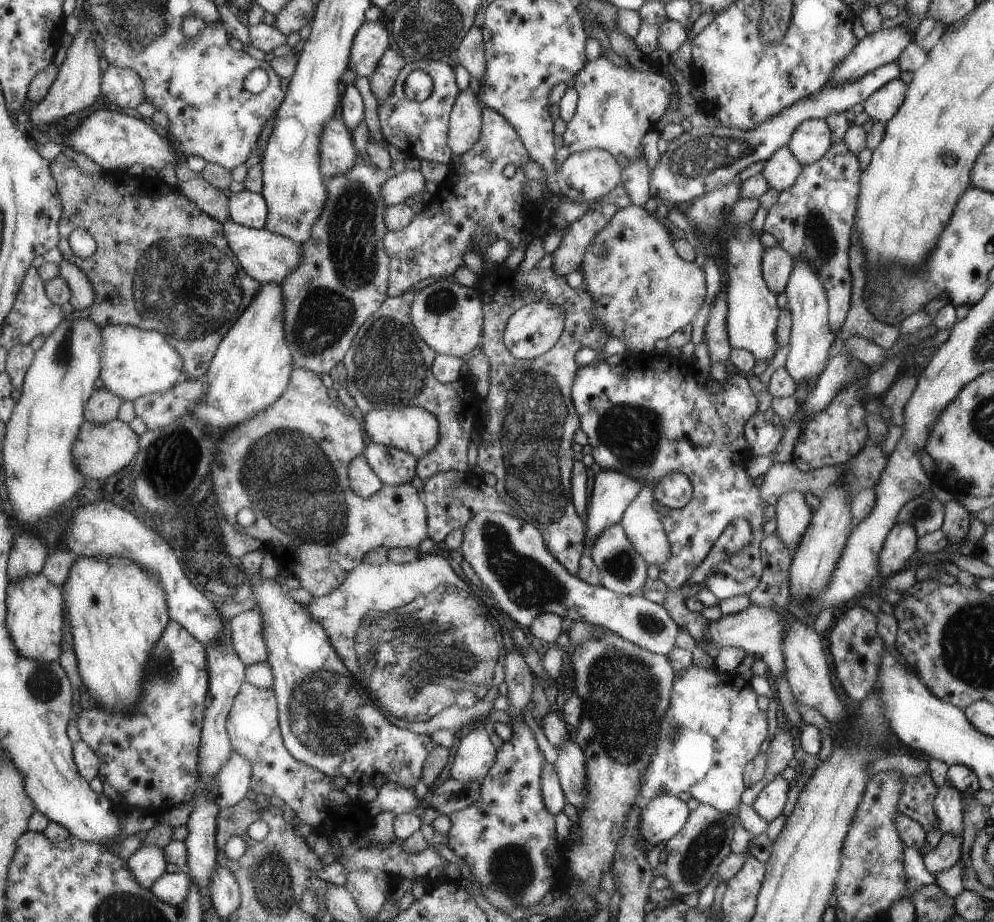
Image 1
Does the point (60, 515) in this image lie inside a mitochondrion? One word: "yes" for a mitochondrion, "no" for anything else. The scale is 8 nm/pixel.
no

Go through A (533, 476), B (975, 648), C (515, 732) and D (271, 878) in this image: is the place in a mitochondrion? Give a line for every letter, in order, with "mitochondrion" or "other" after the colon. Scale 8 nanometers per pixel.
A: mitochondrion
B: mitochondrion
C: other
D: mitochondrion

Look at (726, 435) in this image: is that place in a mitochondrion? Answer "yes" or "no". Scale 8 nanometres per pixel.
no

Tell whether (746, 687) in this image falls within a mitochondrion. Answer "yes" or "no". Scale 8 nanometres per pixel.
no

